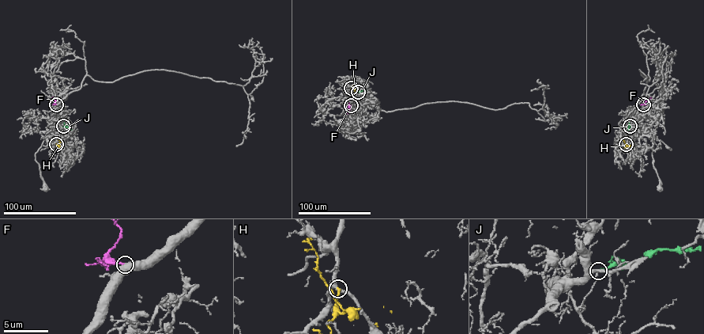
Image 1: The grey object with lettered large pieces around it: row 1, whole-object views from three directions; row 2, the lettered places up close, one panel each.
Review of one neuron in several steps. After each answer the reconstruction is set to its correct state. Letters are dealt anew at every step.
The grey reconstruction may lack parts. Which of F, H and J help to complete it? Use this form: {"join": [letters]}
{"join": []}

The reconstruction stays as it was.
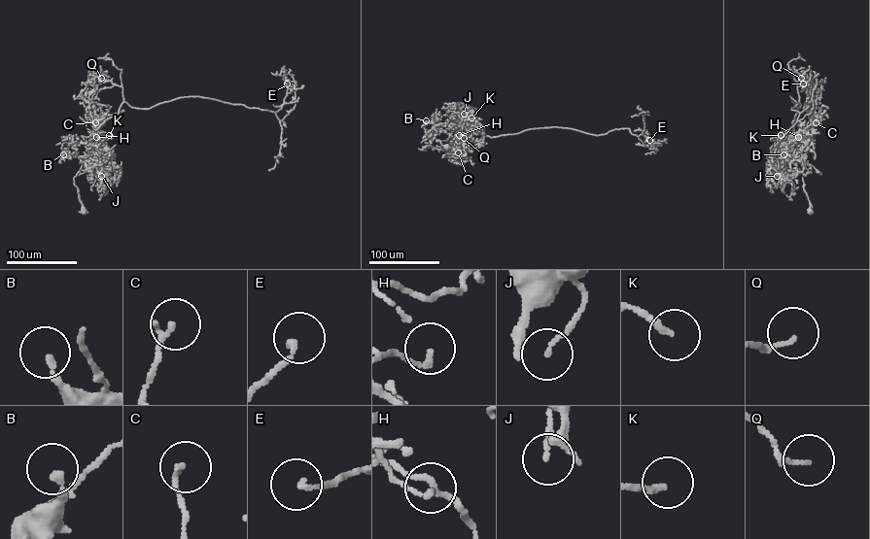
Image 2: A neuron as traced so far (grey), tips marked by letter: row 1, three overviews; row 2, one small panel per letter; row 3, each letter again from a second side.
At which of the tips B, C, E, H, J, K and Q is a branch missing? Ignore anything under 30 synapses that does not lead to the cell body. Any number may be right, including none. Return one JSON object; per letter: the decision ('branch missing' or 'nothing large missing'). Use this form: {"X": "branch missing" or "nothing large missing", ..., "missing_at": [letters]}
{"B": "nothing large missing", "C": "nothing large missing", "E": "nothing large missing", "H": "nothing large missing", "J": "branch missing", "K": "branch missing", "Q": "nothing large missing", "missing_at": ["J", "K"]}

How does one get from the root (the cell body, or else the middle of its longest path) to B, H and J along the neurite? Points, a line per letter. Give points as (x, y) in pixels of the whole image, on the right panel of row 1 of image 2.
B: (810, 212), (800, 148), (796, 143), (788, 142), (782, 148), (782, 155), (787, 156), (783, 154)
H: (810, 212), (804, 188), (804, 159), (794, 141), (798, 137)
J: (810, 212), (804, 188), (804, 159), (796, 143), (788, 142), (782, 148), (782, 168), (777, 176)

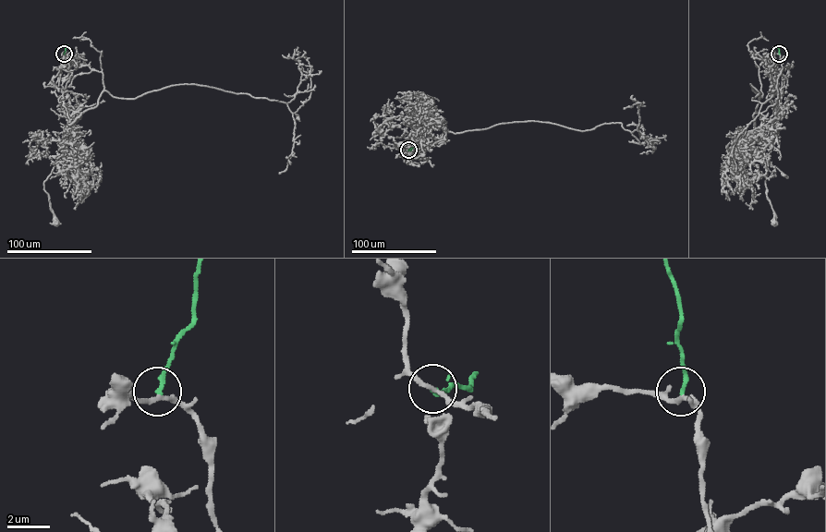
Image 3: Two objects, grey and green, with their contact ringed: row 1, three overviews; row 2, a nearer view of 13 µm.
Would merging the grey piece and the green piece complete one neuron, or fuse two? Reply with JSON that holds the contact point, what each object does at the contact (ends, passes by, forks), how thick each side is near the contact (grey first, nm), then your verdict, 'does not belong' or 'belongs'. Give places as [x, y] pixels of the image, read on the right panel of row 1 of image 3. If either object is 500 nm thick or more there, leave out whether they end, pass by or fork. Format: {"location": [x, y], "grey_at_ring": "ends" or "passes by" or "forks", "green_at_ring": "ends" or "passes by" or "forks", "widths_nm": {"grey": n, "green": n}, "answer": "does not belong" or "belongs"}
{"location": [779, 54], "grey_at_ring": "passes by", "green_at_ring": "ends", "widths_nm": {"grey": 200, "green": 200}, "answer": "does not belong"}

